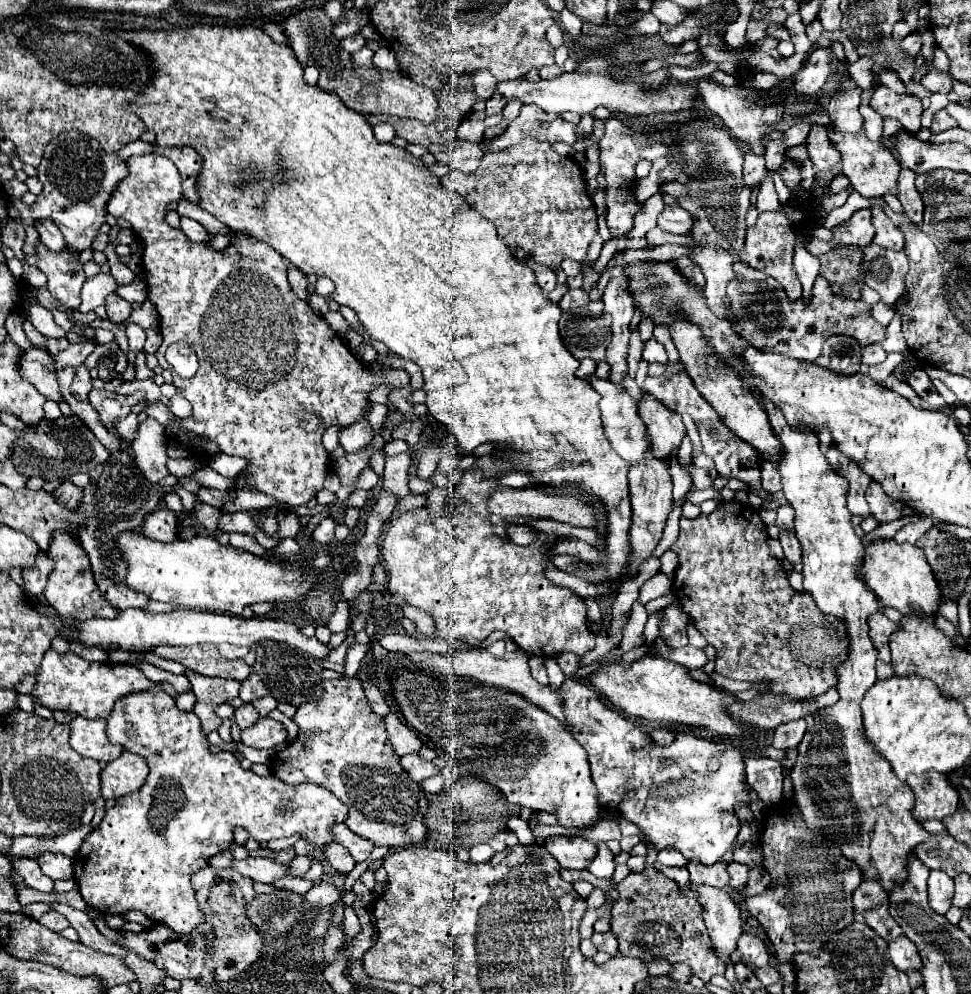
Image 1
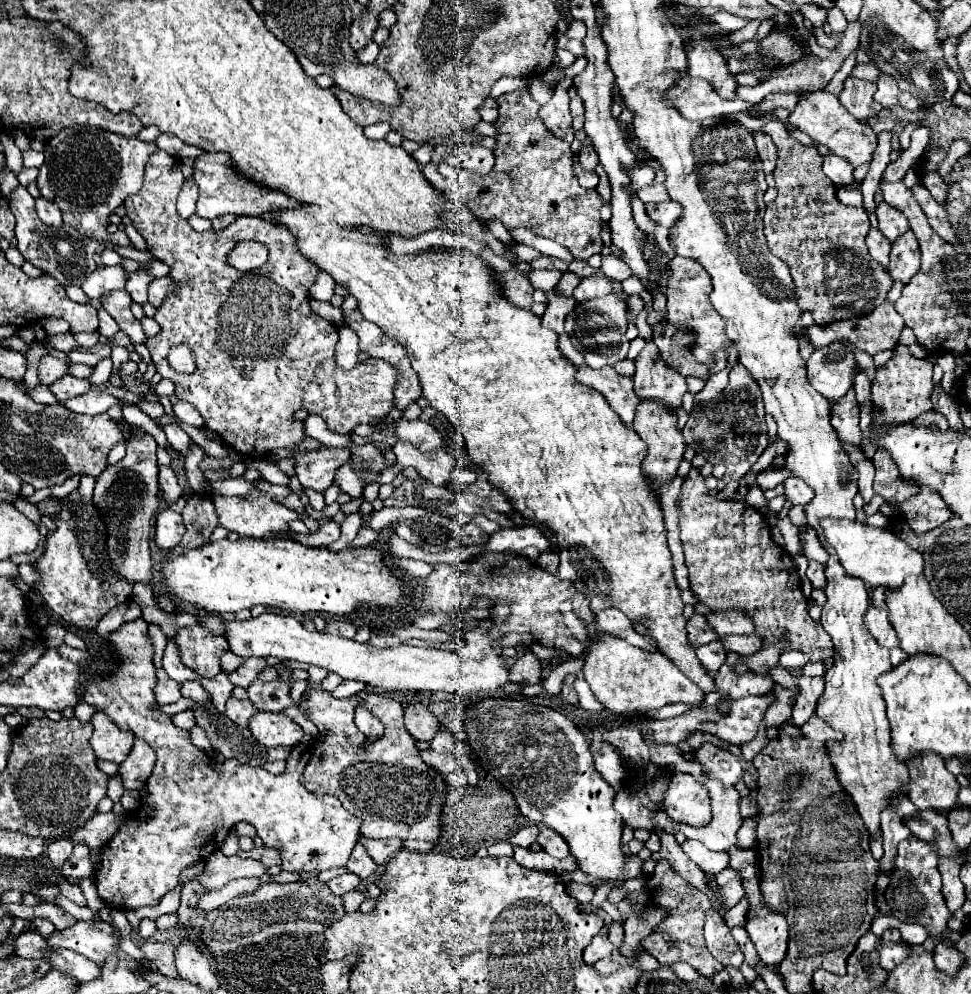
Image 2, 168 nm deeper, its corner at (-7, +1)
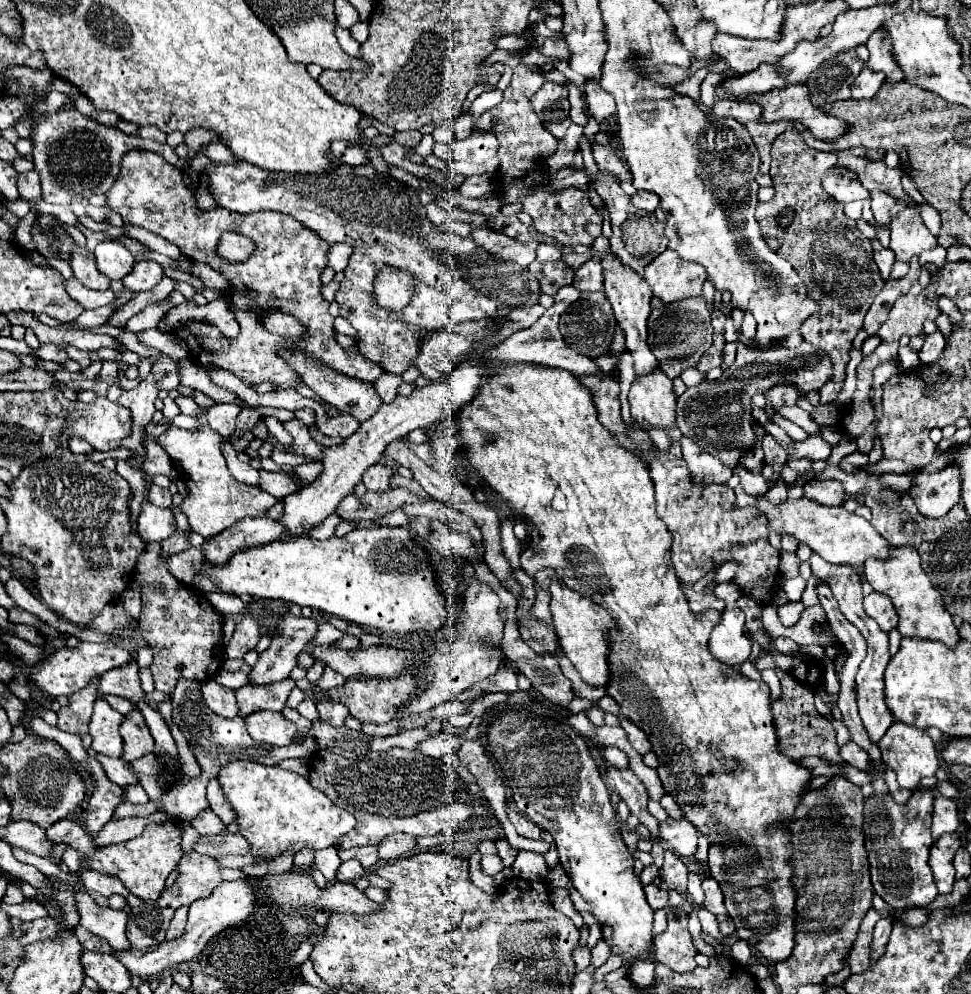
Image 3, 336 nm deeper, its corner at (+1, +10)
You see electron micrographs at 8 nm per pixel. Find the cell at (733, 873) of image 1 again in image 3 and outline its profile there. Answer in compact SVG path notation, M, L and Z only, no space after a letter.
M708 877L704 883L702 883L702 889L704 889L704 909L708 909L712 915L724 915L726 913L726 907L724 907L724 897L722 897L722 891L718 887L718 883Z

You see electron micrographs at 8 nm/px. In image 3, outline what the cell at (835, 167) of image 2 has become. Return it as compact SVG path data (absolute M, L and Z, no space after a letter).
M828 171L826 177L822 179L824 189L840 203L850 203L856 199L870 199L870 193L866 189L862 189L862 185L858 185L858 181L854 181L854 177L850 177L850 173L844 173L842 177L834 177L836 171Z

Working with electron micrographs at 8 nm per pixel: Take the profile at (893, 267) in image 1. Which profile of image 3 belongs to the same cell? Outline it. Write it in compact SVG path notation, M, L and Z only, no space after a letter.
M920 205L906 207L890 223L890 249L896 253L898 261L908 263L912 257L918 257L938 245L936 237L924 225L920 211Z

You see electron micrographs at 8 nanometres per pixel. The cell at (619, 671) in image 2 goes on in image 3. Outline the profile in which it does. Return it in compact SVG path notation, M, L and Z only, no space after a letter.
M560 581L550 583L550 611L554 621L554 631L560 639L564 655L572 661L572 665L578 669L582 679L590 685L606 685L608 681L608 637L614 633L614 623L610 621L610 613L590 601L588 597L582 597L580 593L568 589Z

